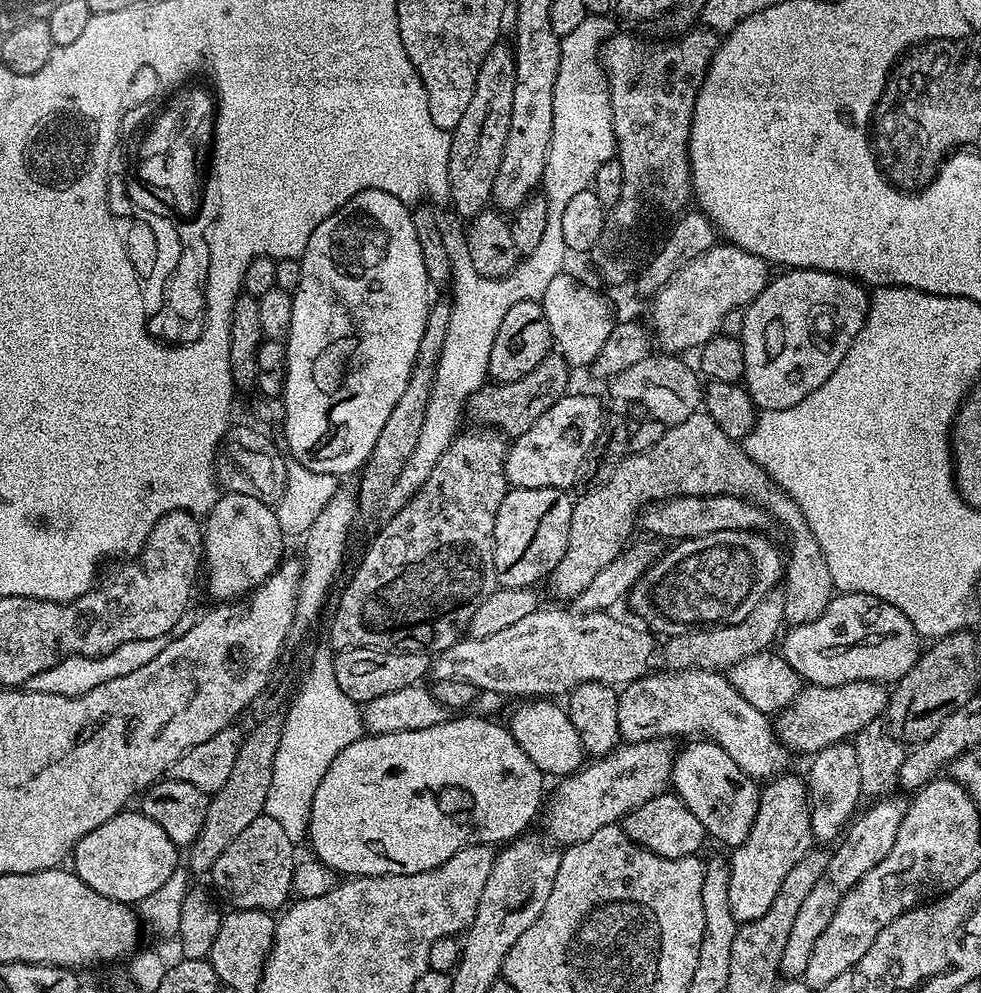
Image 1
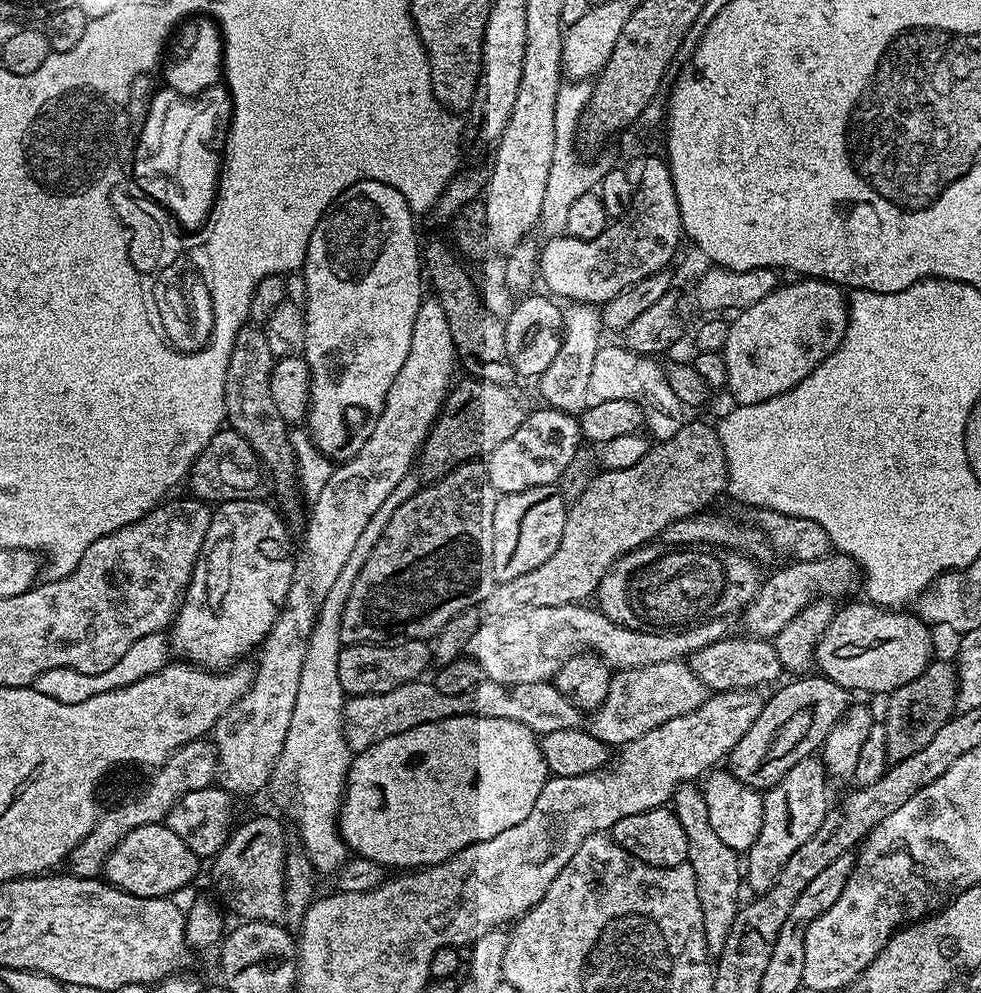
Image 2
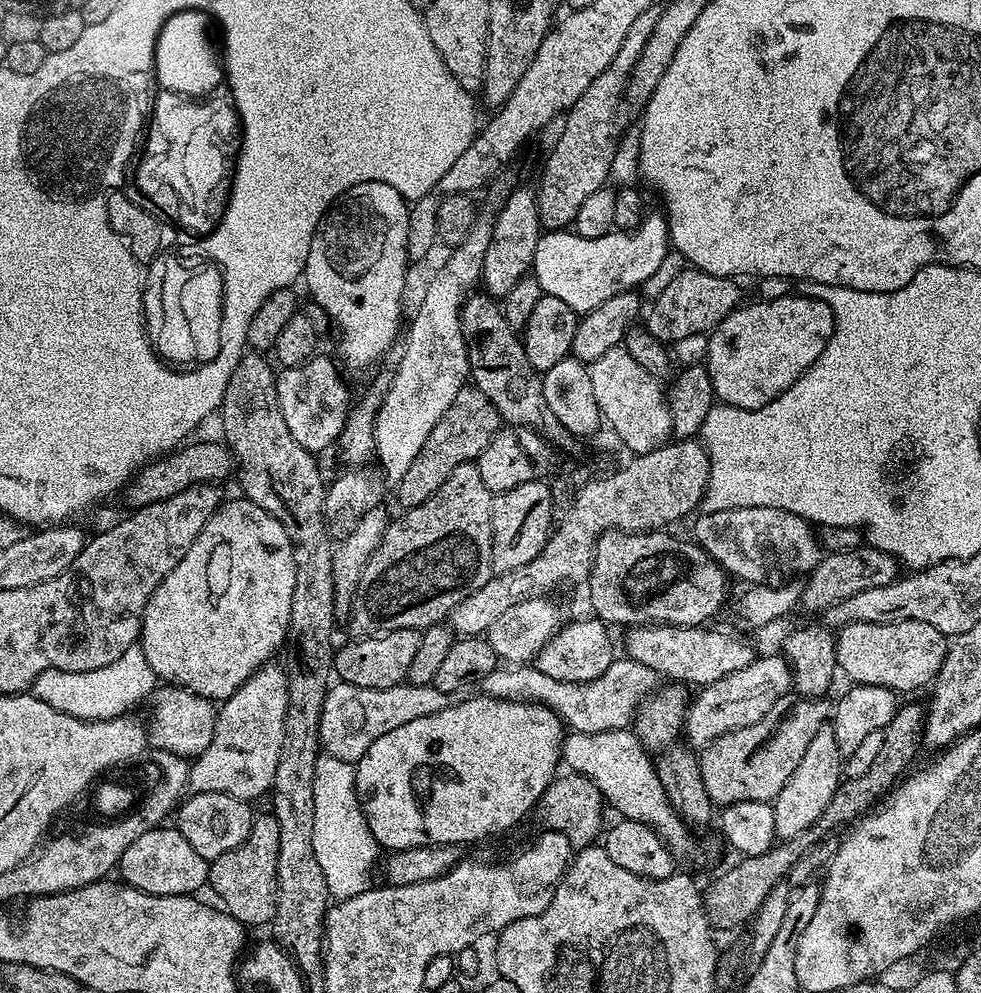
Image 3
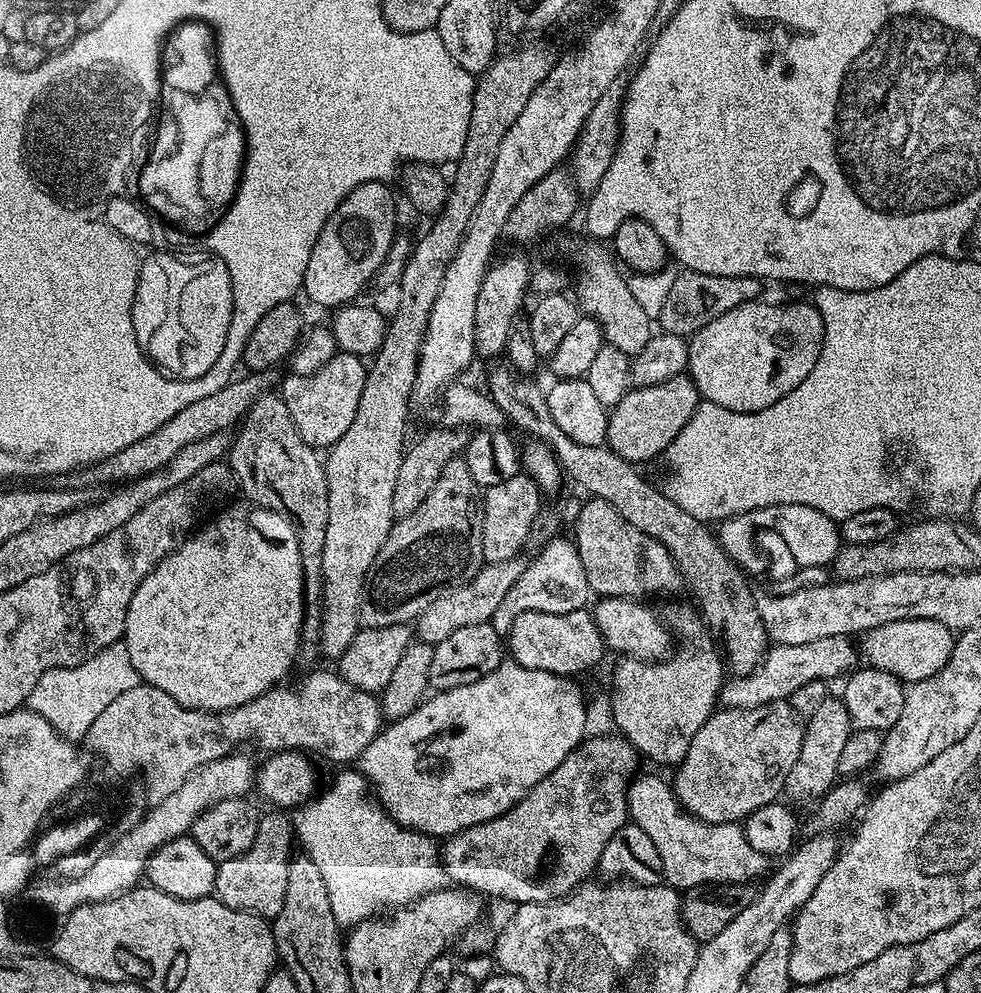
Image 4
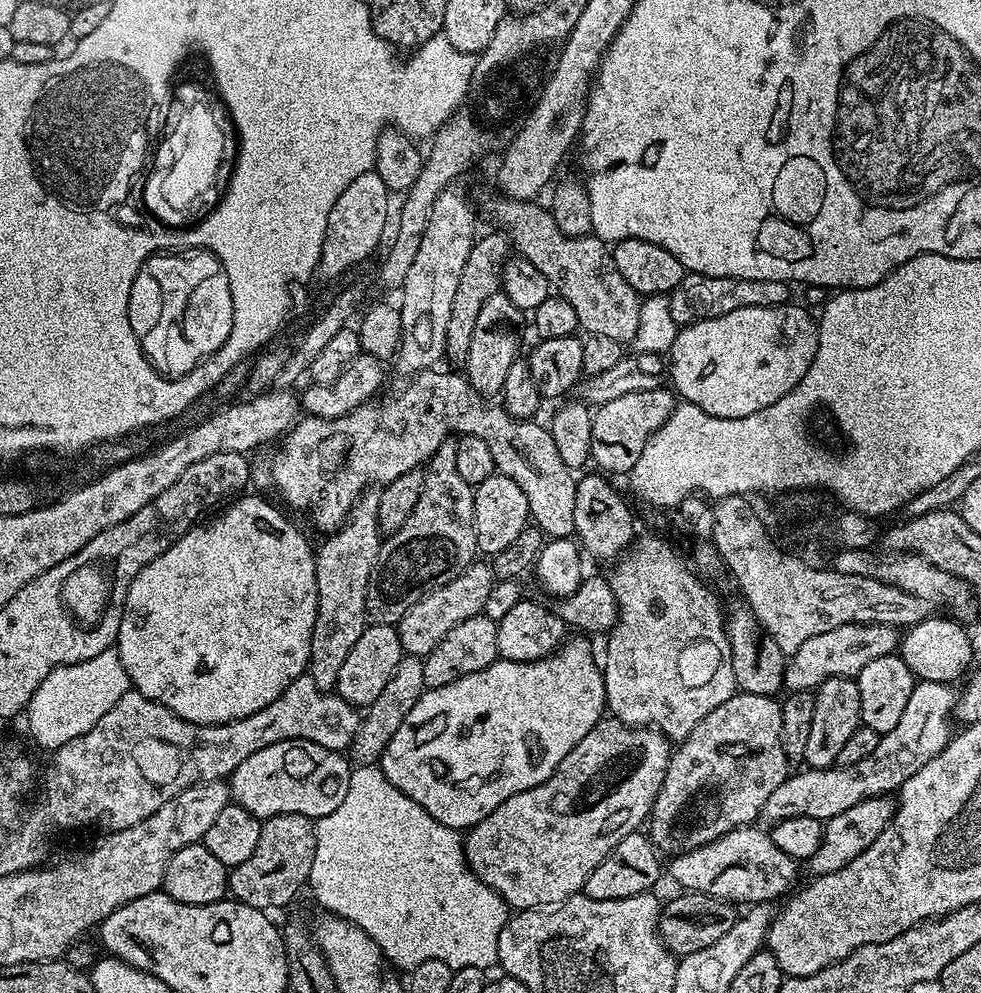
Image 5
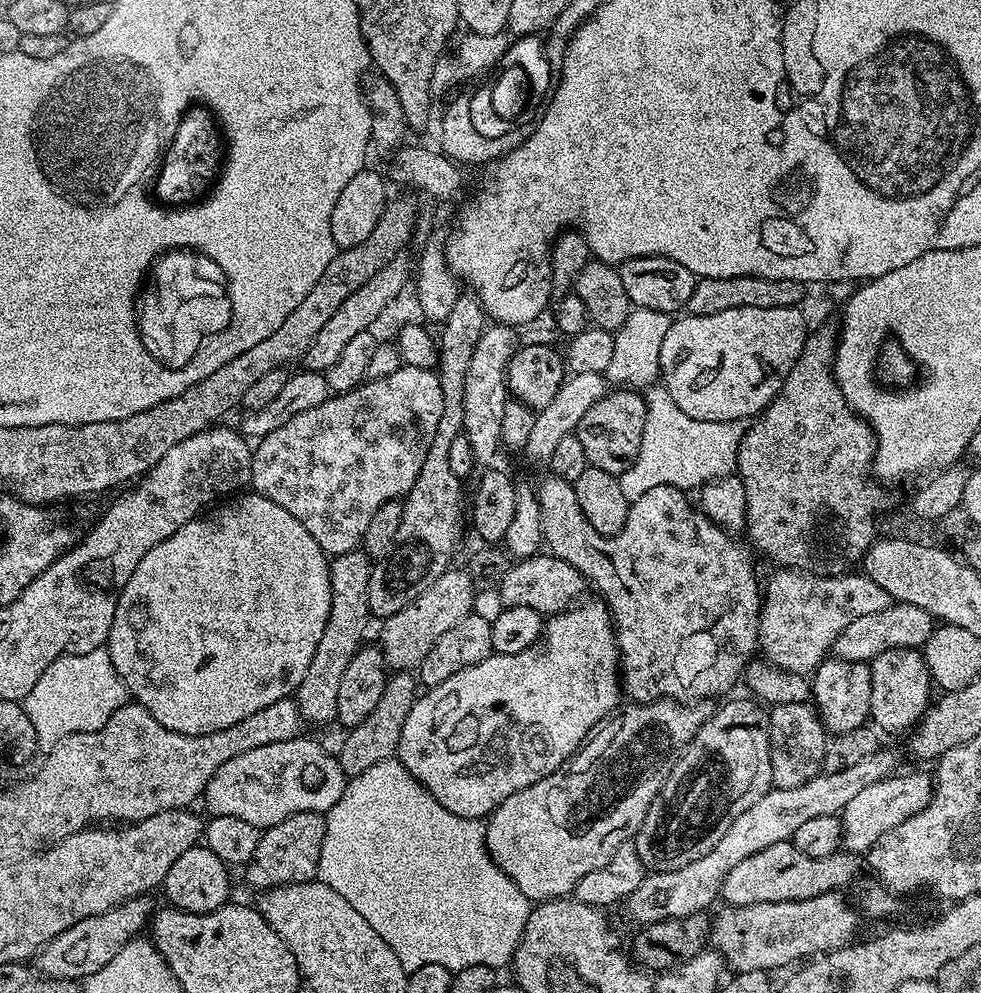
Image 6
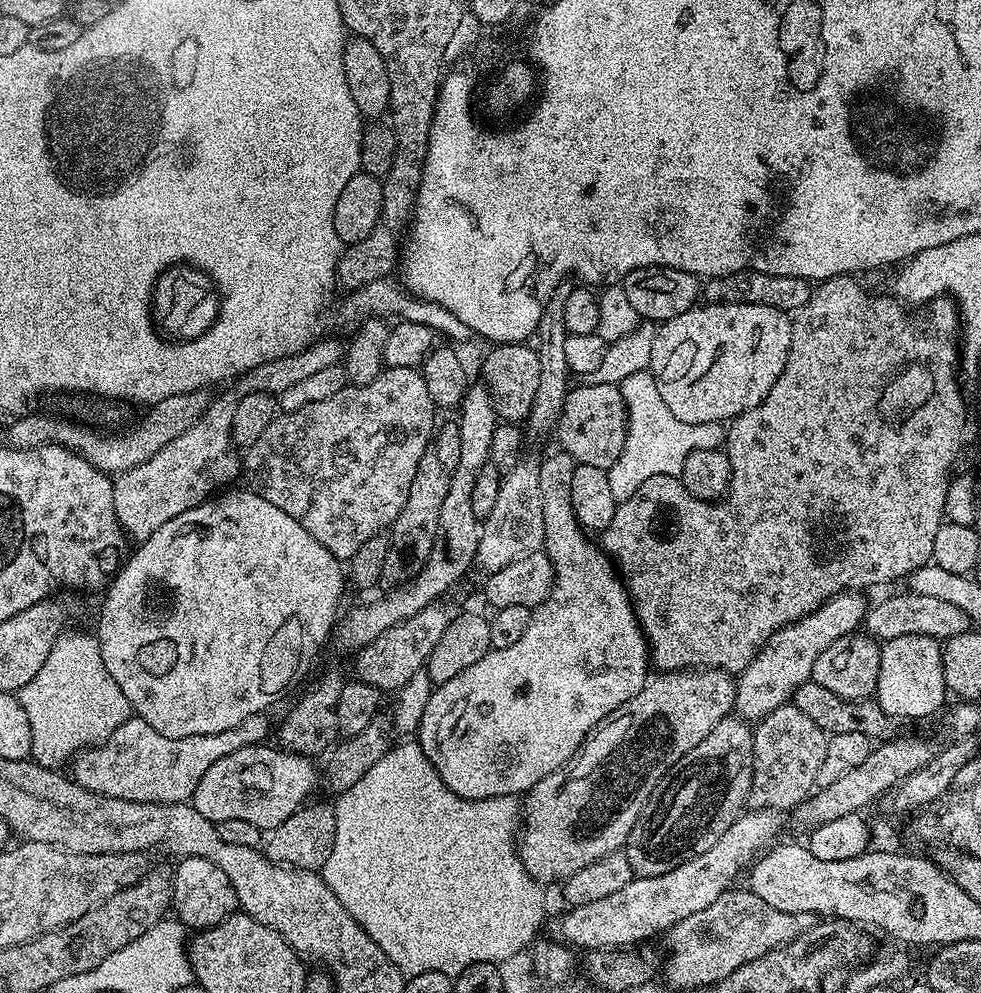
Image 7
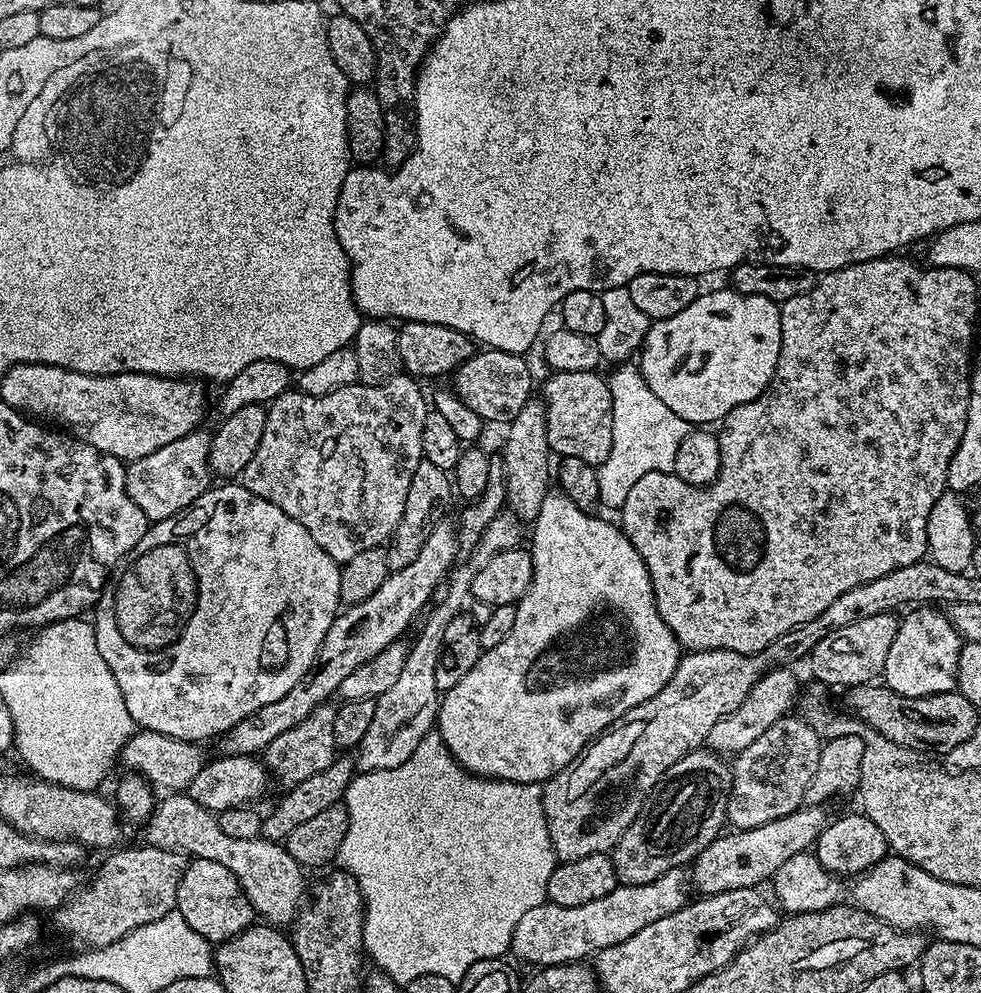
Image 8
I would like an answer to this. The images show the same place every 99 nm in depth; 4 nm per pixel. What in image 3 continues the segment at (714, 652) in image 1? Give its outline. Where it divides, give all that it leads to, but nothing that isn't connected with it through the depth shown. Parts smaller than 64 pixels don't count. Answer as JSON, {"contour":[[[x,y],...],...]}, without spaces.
{"contour":[[[861,546],[849,552],[829,552],[821,555],[818,566],[814,571],[807,573],[804,580],[804,593],[798,603],[799,607],[804,607],[808,612],[814,612],[818,608],[827,610],[854,594],[862,594],[862,590],[886,586],[890,581],[897,579],[896,568],[898,569],[896,557],[871,546]]]}

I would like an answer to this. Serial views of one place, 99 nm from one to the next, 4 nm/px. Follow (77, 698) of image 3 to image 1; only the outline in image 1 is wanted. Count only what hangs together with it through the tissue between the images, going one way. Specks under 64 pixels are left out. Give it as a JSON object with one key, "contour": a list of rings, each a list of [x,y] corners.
{"contour":[[[191,609],[183,612],[182,616],[174,622],[174,626],[166,635],[158,638],[142,638],[141,640],[131,640],[116,650],[110,650],[105,656],[71,656],[62,662],[58,662],[50,670],[42,670],[42,674],[34,674],[26,685],[27,691],[41,692],[42,694],[62,694],[63,696],[81,696],[94,686],[102,686],[102,682],[110,682],[110,678],[122,678],[126,674],[134,674],[134,670],[146,666],[153,658],[158,658],[158,654],[169,645],[171,639],[181,637],[187,630],[193,628],[197,621],[197,615]]]}

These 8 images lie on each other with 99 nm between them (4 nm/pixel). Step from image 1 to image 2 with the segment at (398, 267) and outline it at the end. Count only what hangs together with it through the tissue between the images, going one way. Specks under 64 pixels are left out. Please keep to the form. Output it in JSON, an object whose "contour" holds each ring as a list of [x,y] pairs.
{"contour":[[[359,180],[354,186],[350,186],[341,196],[333,202],[332,207],[325,212],[324,217],[314,226],[314,234],[310,234],[310,246],[306,250],[306,258],[302,275],[306,284],[306,302],[304,310],[304,360],[308,364],[308,374],[312,377],[310,382],[310,397],[308,402],[308,414],[306,417],[306,429],[312,437],[317,450],[326,455],[333,462],[349,460],[356,456],[358,450],[370,438],[374,426],[384,409],[386,394],[390,386],[394,384],[394,378],[398,376],[398,370],[402,370],[402,362],[406,362],[406,354],[410,354],[410,334],[414,334],[414,318],[420,309],[422,293],[420,293],[420,280],[422,284],[422,248],[416,245],[416,224],[414,214],[394,190],[394,186],[386,186],[386,182],[374,182],[373,180]]]}

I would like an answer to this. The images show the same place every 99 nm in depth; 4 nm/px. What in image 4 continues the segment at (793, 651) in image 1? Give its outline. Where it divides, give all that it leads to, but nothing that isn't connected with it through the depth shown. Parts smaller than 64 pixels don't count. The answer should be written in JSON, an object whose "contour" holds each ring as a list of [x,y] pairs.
{"contour":[[[903,620],[886,622],[874,630],[863,633],[862,656],[871,667],[894,674],[901,682],[914,685],[922,678],[930,678],[946,666],[954,643],[953,629],[933,620]]]}

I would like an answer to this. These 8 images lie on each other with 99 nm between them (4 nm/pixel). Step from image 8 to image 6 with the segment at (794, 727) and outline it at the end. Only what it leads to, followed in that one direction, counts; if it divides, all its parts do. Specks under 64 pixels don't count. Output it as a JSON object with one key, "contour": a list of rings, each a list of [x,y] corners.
{"contour":[[[802,702],[773,704],[767,718],[773,785],[778,788],[793,788],[819,776],[824,766],[824,755],[828,749],[830,736],[816,708],[811,703]]]}

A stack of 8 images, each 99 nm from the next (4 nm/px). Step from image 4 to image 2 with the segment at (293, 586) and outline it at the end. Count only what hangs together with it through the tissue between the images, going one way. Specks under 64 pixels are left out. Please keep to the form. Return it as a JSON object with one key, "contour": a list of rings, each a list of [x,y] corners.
{"contour":[[[258,499],[226,501],[213,511],[210,530],[170,625],[171,651],[189,664],[223,670],[243,661],[252,647],[263,645],[286,602],[296,569],[288,528],[275,507]]]}

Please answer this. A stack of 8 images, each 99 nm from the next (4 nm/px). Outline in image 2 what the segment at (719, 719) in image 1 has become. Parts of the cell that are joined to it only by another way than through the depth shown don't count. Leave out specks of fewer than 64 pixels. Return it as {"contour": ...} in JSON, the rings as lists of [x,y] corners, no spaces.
{"contour":[[[684,660],[658,662],[654,666],[641,668],[622,668],[613,675],[606,702],[587,717],[586,730],[594,738],[609,746],[623,746],[642,738],[650,730],[662,726],[662,722],[670,722],[670,718],[678,718],[682,714],[690,714],[710,695],[701,680],[692,673],[691,667]]]}

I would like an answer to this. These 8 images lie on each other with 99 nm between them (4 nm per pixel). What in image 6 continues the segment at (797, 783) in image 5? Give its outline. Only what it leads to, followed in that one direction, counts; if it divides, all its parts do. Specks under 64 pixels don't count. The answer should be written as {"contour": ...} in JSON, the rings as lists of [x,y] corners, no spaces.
{"contour":[[[882,746],[874,754],[862,758],[862,762],[854,762],[854,766],[846,766],[841,772],[821,771],[819,776],[802,782],[802,786],[793,788],[773,787],[750,810],[738,814],[730,830],[718,838],[718,846],[702,858],[694,858],[690,866],[682,866],[678,870],[666,870],[645,875],[642,886],[634,890],[626,901],[626,909],[637,920],[637,925],[653,924],[670,918],[686,918],[690,914],[708,912],[716,896],[721,895],[724,879],[738,862],[750,858],[750,854],[758,854],[758,850],[766,850],[766,846],[774,846],[778,842],[791,841],[794,830],[800,829],[809,818],[823,818],[824,815],[840,816],[844,807],[866,786],[874,782],[882,782],[897,771],[896,756]]]}

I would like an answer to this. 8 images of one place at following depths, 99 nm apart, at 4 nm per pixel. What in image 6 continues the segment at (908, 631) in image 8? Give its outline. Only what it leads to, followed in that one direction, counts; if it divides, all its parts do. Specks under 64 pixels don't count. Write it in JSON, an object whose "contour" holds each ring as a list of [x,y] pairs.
{"contour":[[[915,648],[886,650],[886,654],[878,654],[878,658],[870,661],[870,667],[872,681],[868,714],[871,723],[881,733],[904,731],[907,733],[928,711],[934,696],[932,675],[928,672],[923,651]]]}

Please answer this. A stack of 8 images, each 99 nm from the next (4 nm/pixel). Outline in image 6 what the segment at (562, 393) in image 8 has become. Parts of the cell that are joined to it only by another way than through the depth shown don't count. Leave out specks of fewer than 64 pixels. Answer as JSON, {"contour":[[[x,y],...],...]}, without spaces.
{"contour":[[[612,390],[590,410],[586,410],[578,422],[575,436],[582,442],[584,459],[591,467],[606,470],[619,478],[638,458],[642,446],[642,430],[646,426],[646,406],[643,395],[636,390]]]}

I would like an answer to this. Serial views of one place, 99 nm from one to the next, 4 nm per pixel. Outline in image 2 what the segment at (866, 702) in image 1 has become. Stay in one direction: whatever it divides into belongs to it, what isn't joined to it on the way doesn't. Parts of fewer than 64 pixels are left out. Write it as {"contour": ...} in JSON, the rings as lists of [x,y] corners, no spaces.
{"contour":[[[804,674],[789,680],[792,681],[781,683],[775,689],[777,692],[765,699],[762,714],[758,714],[750,730],[742,734],[734,750],[726,757],[727,771],[746,786],[757,790],[773,788],[778,781],[786,778],[786,770],[802,762],[802,758],[819,753],[826,734],[834,730],[850,707],[849,689],[838,686],[838,682],[823,674]]]}

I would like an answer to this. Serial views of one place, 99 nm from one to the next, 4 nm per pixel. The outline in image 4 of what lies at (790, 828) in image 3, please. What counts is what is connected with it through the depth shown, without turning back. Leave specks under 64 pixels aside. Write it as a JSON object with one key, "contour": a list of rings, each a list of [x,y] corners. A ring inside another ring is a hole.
{"contour":[[[830,698],[814,710],[814,714],[807,717],[804,737],[802,738],[802,750],[798,750],[798,762],[794,762],[794,770],[784,783],[783,795],[789,801],[812,800],[819,801],[837,783],[840,771],[838,770],[838,758],[842,749],[846,746],[846,738],[854,731],[852,719],[846,710],[843,699]],[[792,799],[792,800],[791,800]]]}

